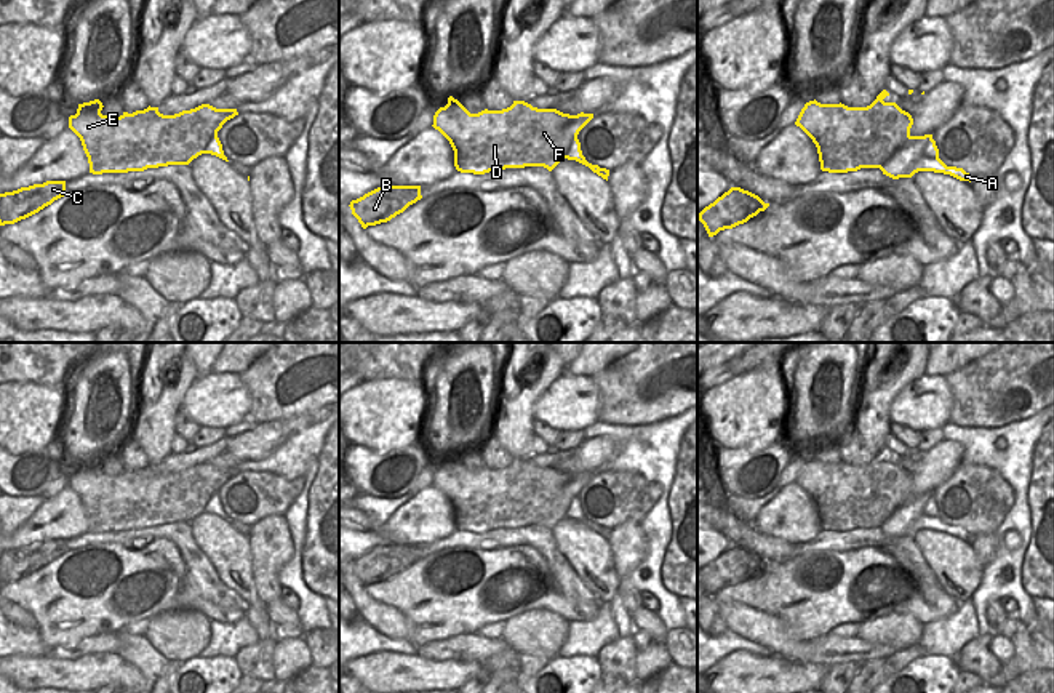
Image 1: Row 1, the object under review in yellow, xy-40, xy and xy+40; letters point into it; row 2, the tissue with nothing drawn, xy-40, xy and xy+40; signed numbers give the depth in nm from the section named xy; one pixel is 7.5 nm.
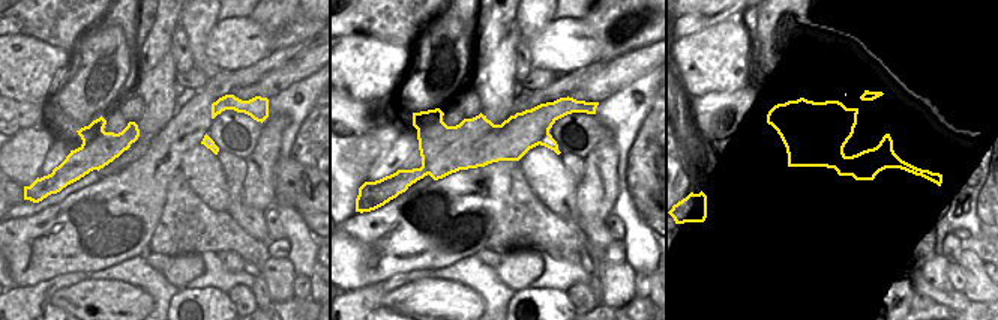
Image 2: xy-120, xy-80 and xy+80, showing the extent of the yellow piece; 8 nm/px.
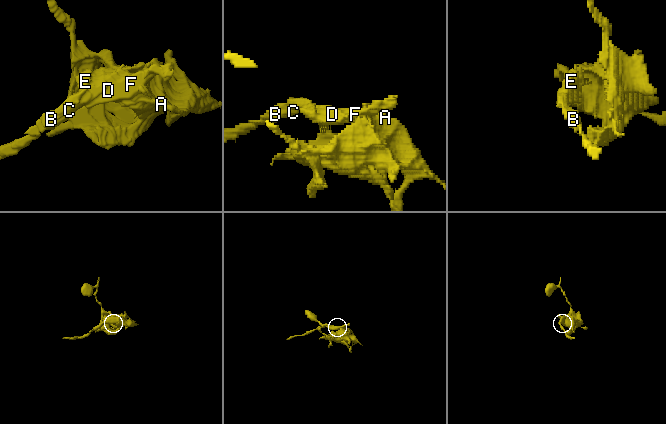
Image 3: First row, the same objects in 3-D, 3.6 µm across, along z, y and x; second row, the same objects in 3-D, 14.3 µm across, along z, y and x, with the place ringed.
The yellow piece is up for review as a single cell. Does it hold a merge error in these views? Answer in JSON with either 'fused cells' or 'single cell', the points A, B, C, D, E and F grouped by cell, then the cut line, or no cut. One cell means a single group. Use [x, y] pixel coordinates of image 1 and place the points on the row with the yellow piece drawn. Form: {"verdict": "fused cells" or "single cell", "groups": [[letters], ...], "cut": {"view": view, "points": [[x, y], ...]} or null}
{"verdict": "fused cells", "groups": [["A"], ["B", "C", "D", "E", "F"]], "cut": {"view": "xy", "points": [[587, 120], [570, 124], [557, 141], [555, 151], [541, 165]]}}

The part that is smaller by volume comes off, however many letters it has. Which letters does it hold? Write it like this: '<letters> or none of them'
B, C, D, E, F

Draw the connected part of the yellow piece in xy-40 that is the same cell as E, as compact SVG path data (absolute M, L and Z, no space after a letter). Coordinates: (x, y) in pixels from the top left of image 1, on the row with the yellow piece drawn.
M99 99L78 104L69 128L80 138L90 173L144 171L168 165L189 165L205 152L208 126L238 115L237 109L202 104L174 115L147 107L120 117L102 115Z

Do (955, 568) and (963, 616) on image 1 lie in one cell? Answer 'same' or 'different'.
different

